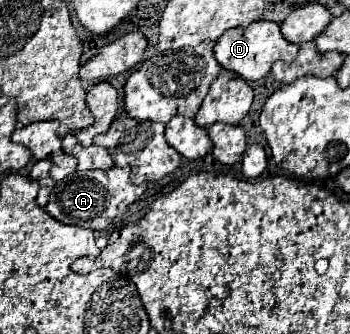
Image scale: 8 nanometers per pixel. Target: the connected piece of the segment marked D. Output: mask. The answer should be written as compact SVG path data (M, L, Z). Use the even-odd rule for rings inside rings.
M253 21L249 27L227 29L215 43L215 59L223 69L235 71L247 81L257 81L271 71L275 61L293 61L299 53L299 45L289 43L279 29L279 23L273 21Z

